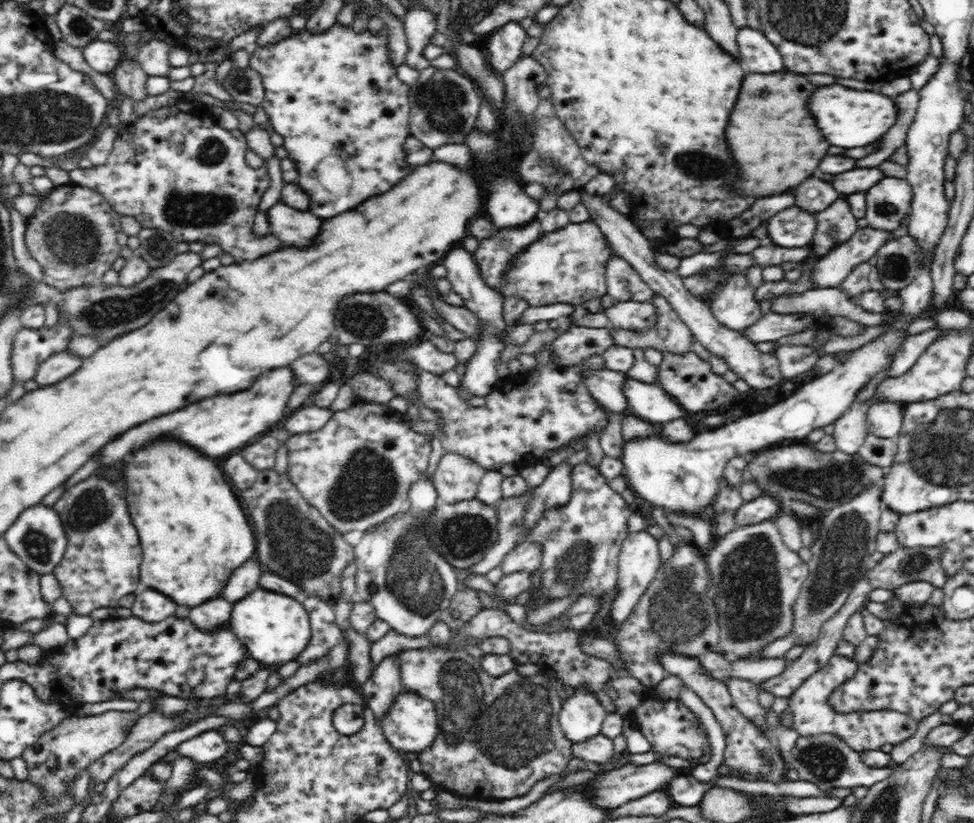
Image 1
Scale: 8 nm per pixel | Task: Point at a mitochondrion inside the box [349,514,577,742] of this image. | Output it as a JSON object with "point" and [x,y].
{"point":[412,574]}

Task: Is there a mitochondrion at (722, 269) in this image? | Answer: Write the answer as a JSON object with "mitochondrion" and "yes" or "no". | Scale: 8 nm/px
{"mitochondrion":"no"}

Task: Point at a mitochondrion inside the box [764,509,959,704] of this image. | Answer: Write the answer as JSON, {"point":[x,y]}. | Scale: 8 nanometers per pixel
{"point":[914,566]}

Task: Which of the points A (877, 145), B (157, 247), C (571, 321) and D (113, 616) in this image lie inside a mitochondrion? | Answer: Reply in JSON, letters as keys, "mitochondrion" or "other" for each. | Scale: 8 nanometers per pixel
{"A":"other","B":"mitochondrion","C":"other","D":"other"}

